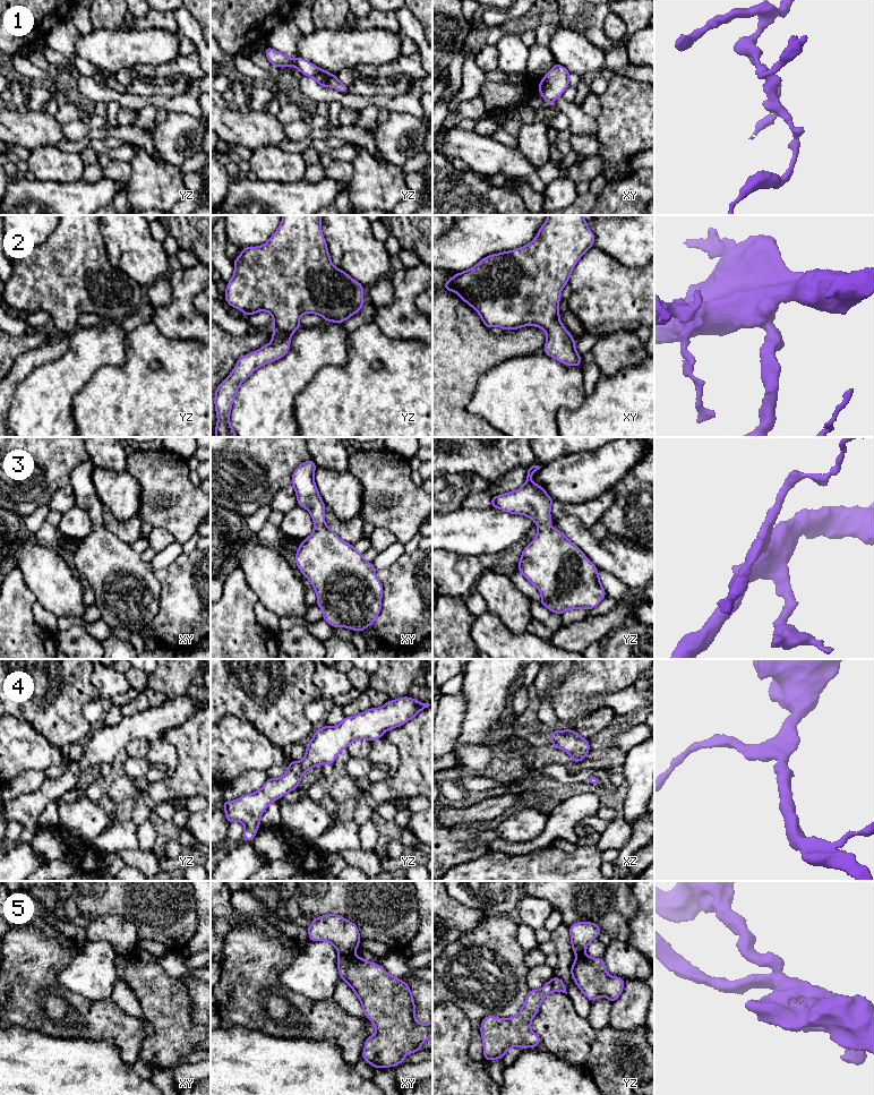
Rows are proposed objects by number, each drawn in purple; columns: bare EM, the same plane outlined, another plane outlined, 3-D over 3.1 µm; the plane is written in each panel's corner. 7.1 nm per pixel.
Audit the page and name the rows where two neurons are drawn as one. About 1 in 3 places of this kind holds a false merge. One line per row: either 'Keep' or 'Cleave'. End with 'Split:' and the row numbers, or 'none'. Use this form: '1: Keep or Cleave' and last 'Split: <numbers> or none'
1: Cleave
2: Keep
3: Keep
4: Keep
5: Cleave
Split: 1, 5

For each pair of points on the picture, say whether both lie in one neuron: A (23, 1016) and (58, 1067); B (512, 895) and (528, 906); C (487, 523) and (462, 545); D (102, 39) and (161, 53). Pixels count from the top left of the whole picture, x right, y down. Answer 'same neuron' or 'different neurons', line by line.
A: different neurons
B: different neurons
C: same neuron
D: same neuron

